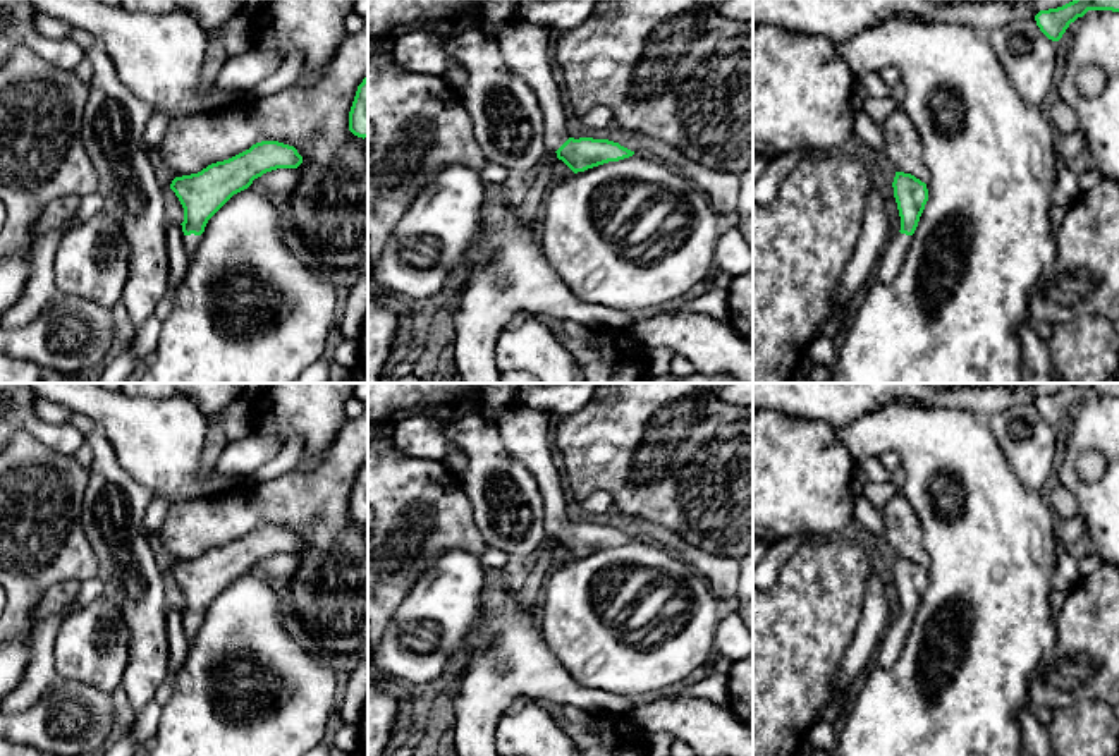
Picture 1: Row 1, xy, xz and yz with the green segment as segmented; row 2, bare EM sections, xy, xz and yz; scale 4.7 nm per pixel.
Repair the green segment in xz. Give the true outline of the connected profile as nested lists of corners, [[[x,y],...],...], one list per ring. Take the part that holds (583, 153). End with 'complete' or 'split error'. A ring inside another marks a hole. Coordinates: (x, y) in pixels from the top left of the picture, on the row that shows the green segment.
[[[519,19],[495,38],[509,70],[524,79],[538,100],[548,151],[555,151],[557,158],[574,174],[633,156],[634,151],[619,143],[593,137],[574,139],[567,134],[566,108],[552,70],[548,33],[547,26]]]; split error

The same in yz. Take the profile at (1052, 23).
[[[1073,0],[1062,7],[1040,10],[1035,15],[1040,31],[1052,41],[1059,41],[1071,22],[1088,10],[1119,12],[1119,0]]]; complete

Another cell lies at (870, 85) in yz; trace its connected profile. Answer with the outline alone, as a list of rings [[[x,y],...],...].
[[[868,72],[854,81],[854,93],[861,98],[890,98],[892,88],[889,88],[880,72]]]

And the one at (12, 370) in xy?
[[[0,354],[0,383],[69,383],[69,378],[57,369]]]

